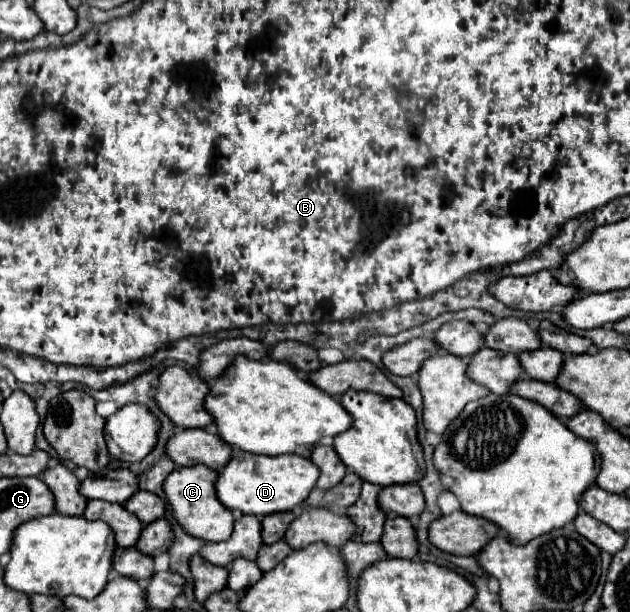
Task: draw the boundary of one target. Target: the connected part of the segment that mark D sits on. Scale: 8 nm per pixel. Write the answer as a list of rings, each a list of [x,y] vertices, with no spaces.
[[[234,450],[230,462],[220,472],[216,480],[216,494],[226,508],[240,510],[244,514],[268,516],[276,512],[286,512],[298,508],[320,476],[320,468],[302,456],[286,454],[286,456],[254,456],[252,452]]]

